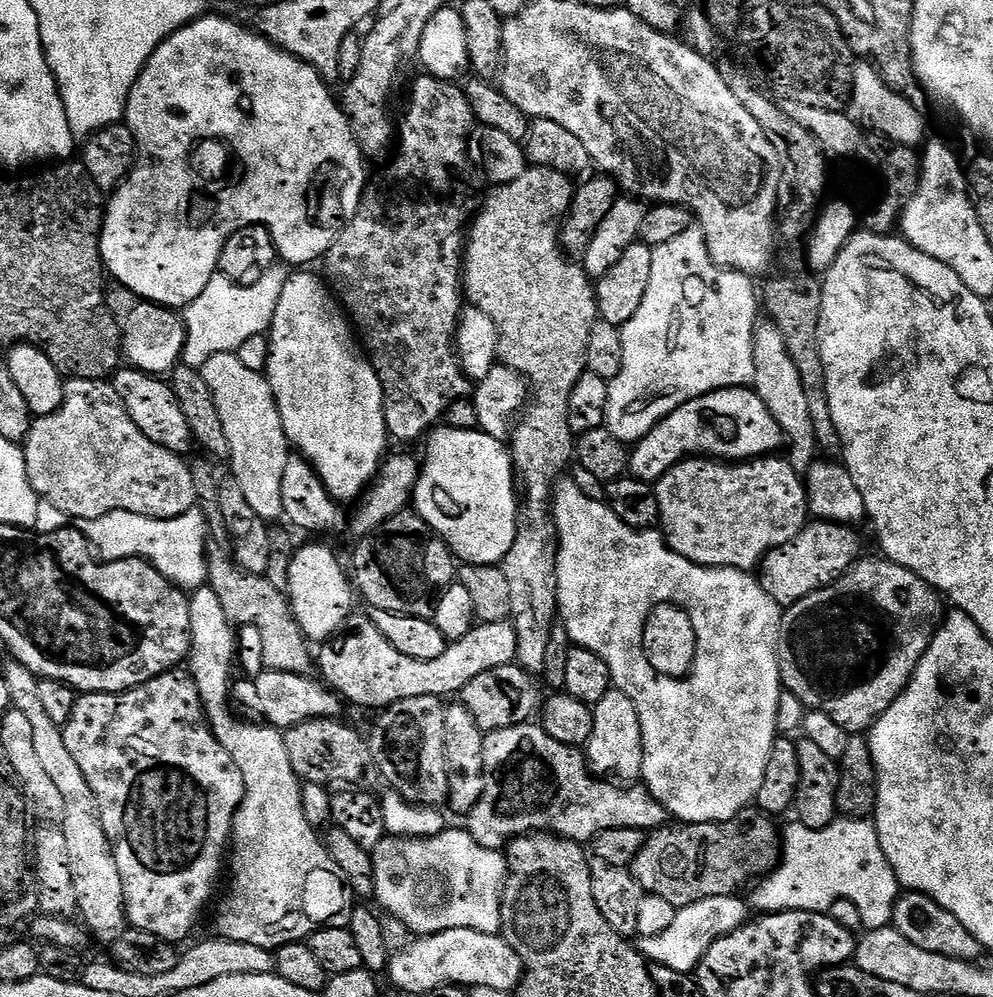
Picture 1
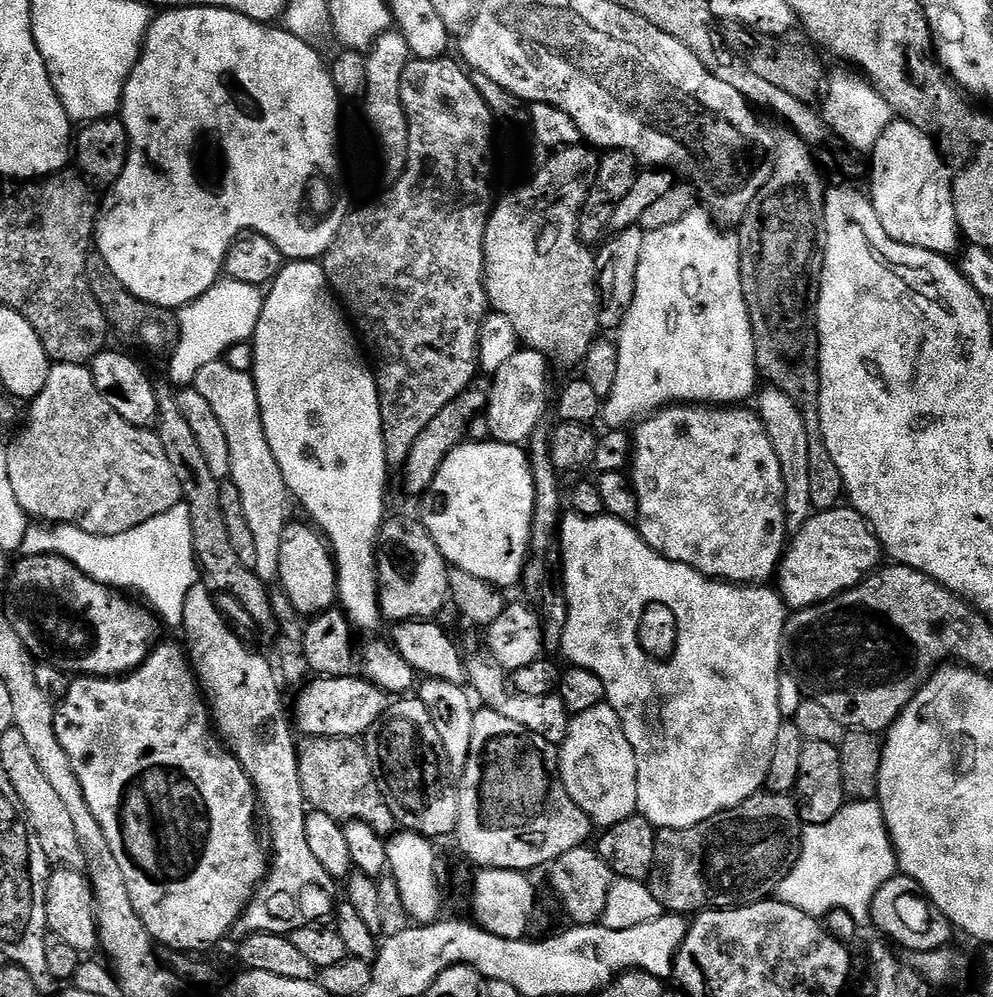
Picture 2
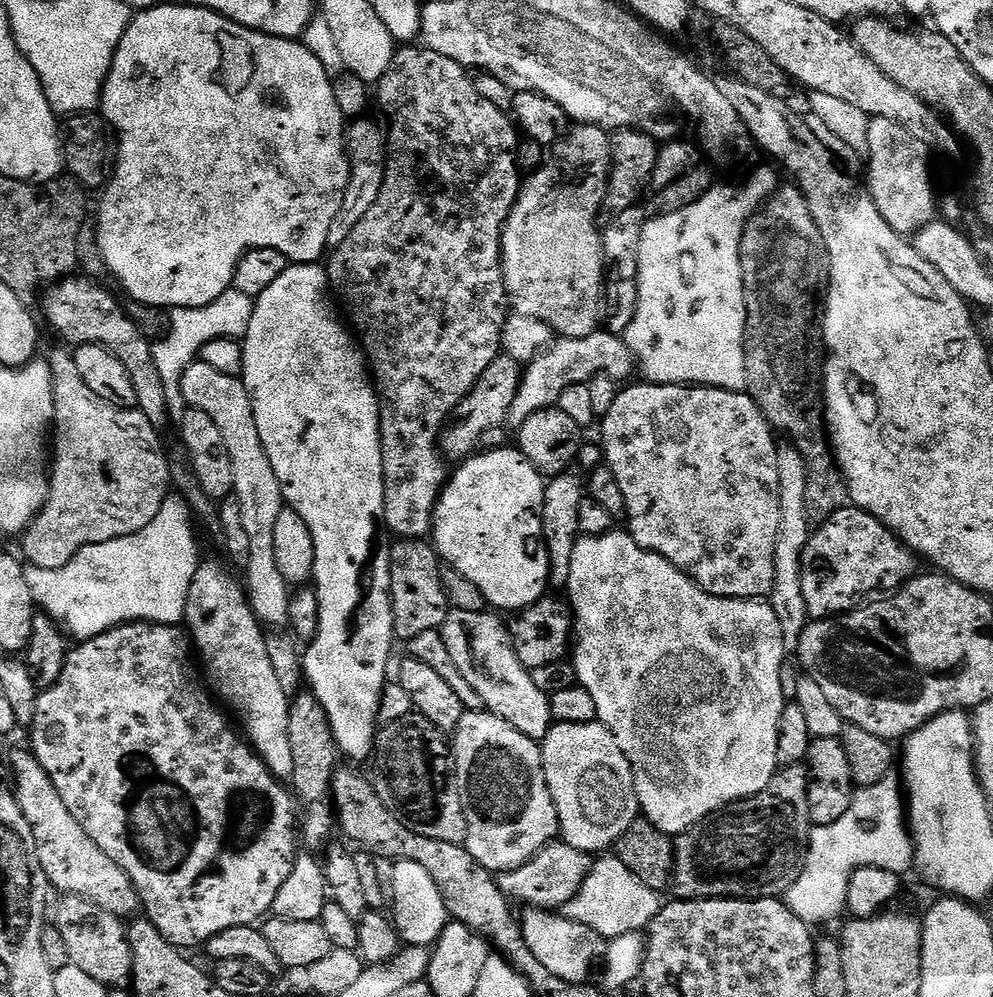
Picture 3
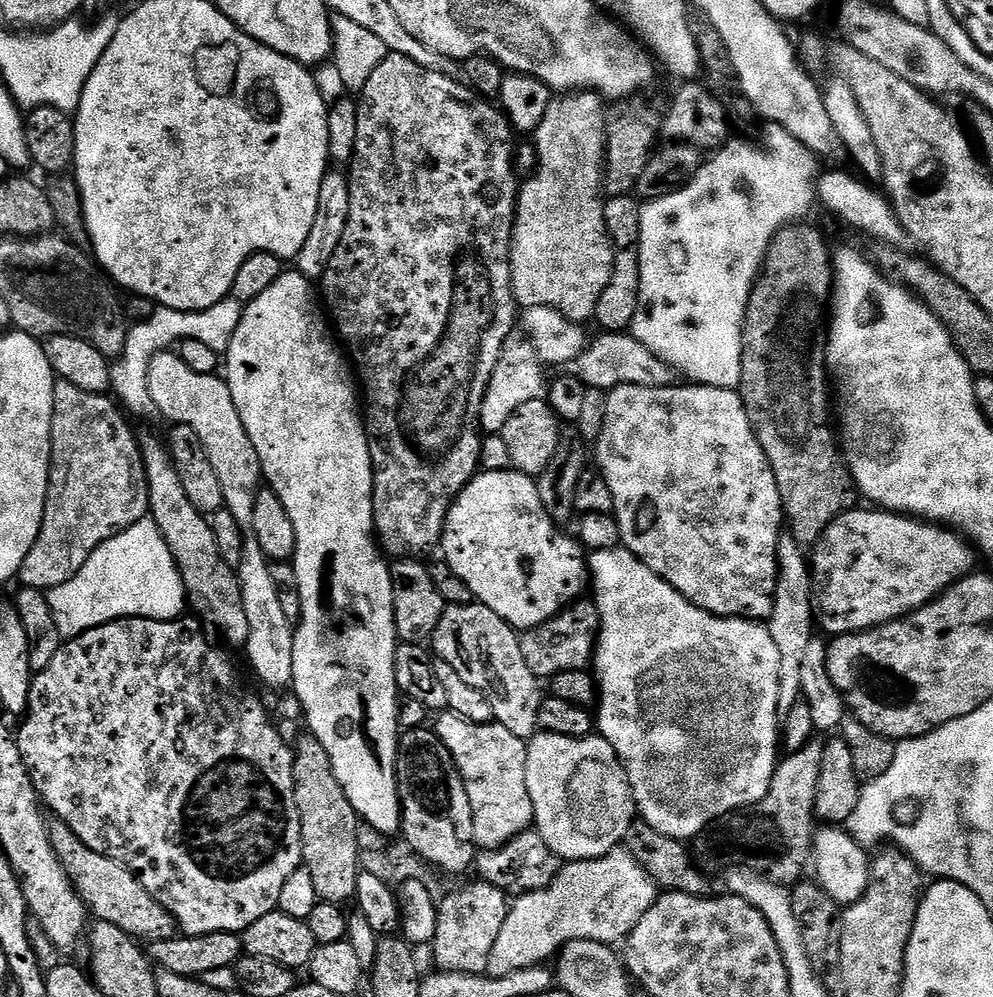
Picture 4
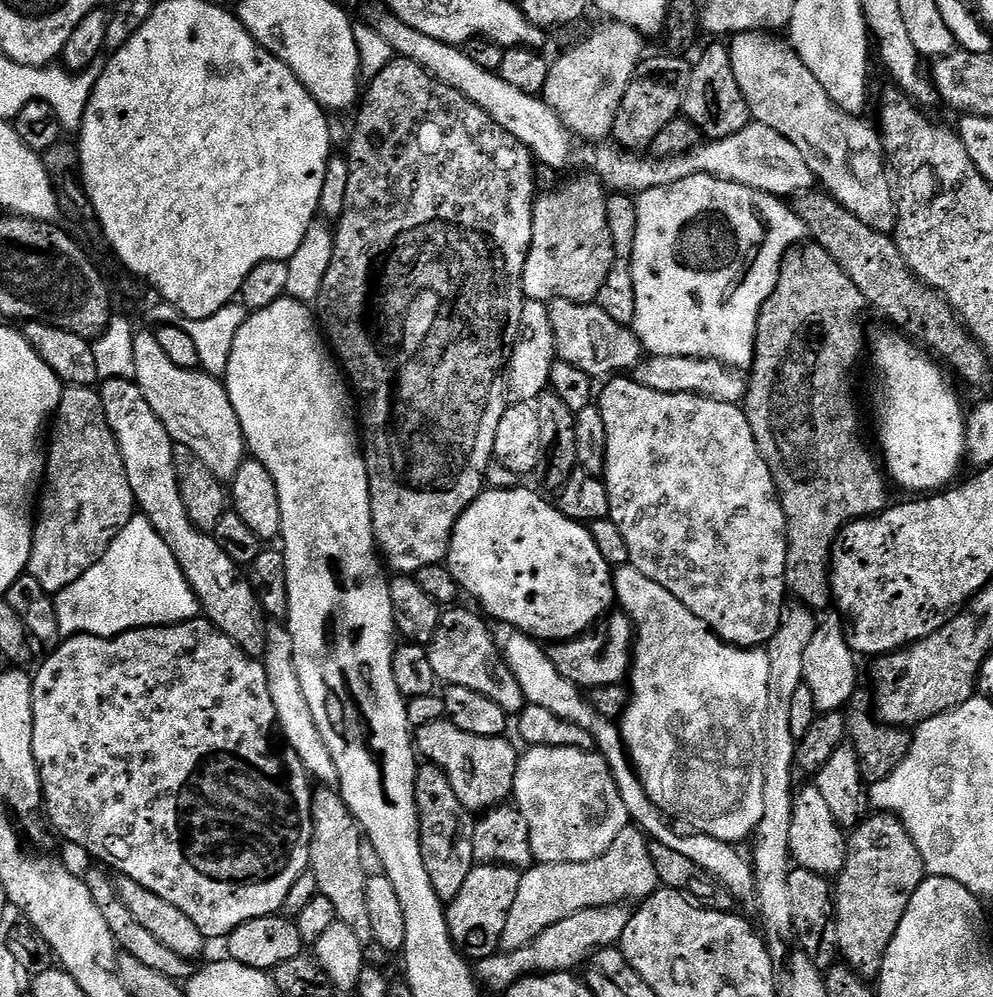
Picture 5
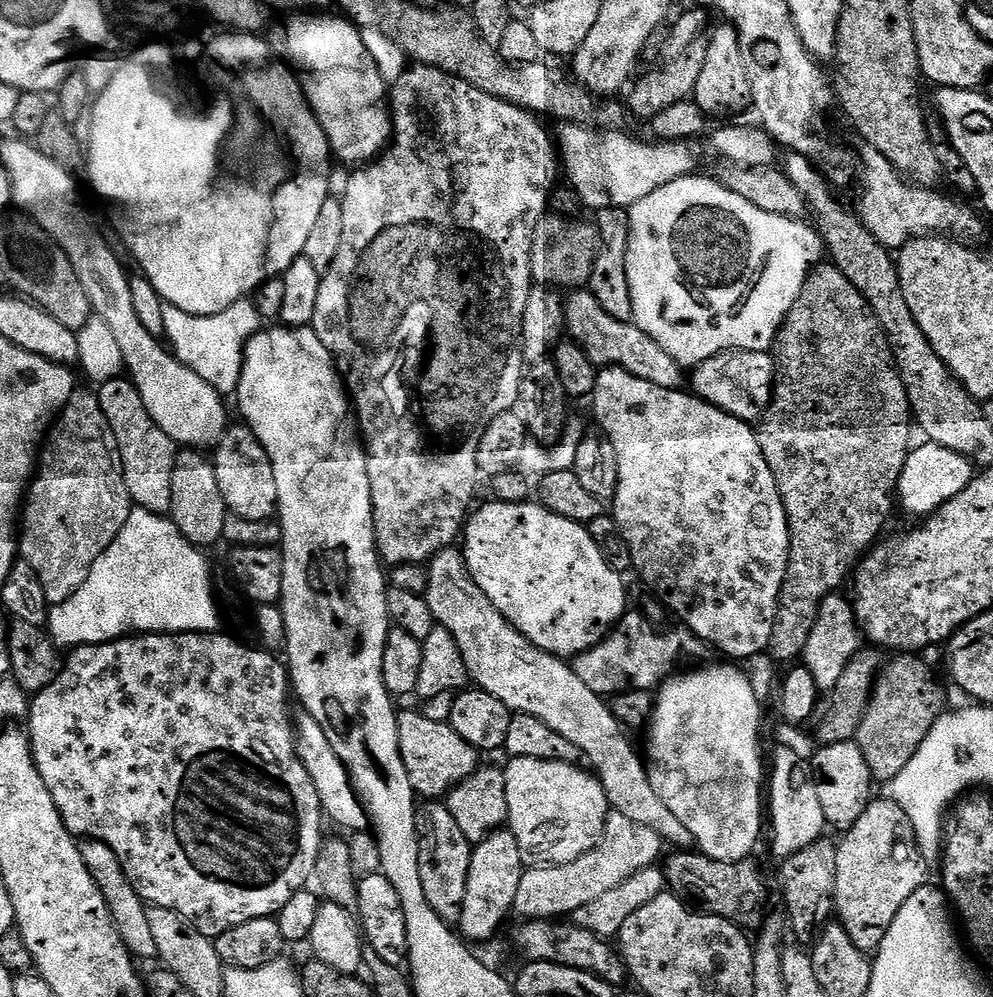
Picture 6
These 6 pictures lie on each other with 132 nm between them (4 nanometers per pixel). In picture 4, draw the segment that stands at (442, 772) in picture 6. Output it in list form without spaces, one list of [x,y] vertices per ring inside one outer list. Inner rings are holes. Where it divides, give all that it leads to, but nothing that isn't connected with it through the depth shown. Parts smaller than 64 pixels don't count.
[[[445,710],[435,717],[436,737],[450,750],[460,771],[474,814],[474,838],[480,850],[495,850],[510,843],[515,836],[529,831],[534,824],[534,806],[526,790],[526,754],[528,745],[506,726],[498,723],[471,724],[457,712]]]

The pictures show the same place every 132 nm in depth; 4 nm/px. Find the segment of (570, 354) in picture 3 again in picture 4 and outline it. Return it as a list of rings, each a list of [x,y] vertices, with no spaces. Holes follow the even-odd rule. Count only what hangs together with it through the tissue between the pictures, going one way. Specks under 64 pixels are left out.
[[[600,334],[593,339],[582,355],[566,365],[567,375],[577,376],[588,389],[603,388],[611,390],[618,386],[650,386],[667,388],[673,383],[674,369],[662,358],[658,358],[642,342],[630,334]]]

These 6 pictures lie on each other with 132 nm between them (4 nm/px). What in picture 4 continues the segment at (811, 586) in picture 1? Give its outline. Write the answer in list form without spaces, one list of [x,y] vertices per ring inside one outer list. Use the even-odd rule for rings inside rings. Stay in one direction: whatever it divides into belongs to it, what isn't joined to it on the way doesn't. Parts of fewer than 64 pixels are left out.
[[[887,510],[856,511],[843,512],[823,532],[810,552],[814,620],[819,631],[821,628],[825,632],[825,637],[835,638],[865,632],[892,620],[902,620],[941,596],[946,589],[973,571],[972,563],[975,562],[977,553],[959,531]]]

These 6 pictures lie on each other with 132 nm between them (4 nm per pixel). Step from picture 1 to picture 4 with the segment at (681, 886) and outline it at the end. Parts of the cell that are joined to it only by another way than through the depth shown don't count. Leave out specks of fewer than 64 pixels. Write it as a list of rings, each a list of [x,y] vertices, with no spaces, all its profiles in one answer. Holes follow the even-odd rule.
[[[820,742],[787,753],[777,763],[766,798],[747,810],[732,812],[714,821],[691,841],[690,851],[697,865],[704,870],[745,868],[775,884],[795,885],[803,877],[800,875],[804,867],[807,864],[809,867],[812,860],[812,824],[816,820],[816,795],[823,754],[824,744]]]

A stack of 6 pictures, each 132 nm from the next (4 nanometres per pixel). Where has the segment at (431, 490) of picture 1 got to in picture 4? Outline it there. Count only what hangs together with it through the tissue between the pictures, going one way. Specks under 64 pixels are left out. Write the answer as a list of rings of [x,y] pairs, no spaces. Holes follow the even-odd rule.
[[[515,470],[481,471],[473,476],[450,506],[444,523],[442,560],[455,576],[470,586],[479,603],[494,610],[494,614],[511,628],[523,630],[542,626],[542,622],[557,616],[561,608],[575,604],[590,588],[590,564],[585,549],[571,535],[563,536],[560,532],[563,531],[543,508],[539,486],[533,477]]]

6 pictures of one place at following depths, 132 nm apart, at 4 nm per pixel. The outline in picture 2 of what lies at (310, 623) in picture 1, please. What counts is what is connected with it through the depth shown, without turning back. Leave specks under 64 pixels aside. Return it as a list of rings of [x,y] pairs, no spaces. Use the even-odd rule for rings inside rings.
[[[289,522],[284,527],[282,551],[278,557],[278,574],[280,575],[279,587],[305,617],[311,618],[326,612],[337,603],[336,561],[327,540],[311,523]]]

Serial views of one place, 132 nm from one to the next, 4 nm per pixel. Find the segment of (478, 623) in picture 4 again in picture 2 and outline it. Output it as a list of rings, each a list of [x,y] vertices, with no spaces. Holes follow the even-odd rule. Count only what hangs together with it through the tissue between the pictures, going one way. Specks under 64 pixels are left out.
[[[491,654],[483,655],[472,657],[469,655],[466,660],[468,684],[478,700],[478,695],[480,695],[481,701],[479,700],[479,703],[483,707],[502,714],[502,718],[510,718],[510,722],[518,722],[518,726],[526,726],[526,730],[540,735],[541,738],[546,738],[546,742],[557,746],[563,744],[568,733],[570,713],[562,702],[560,695],[531,696],[516,691],[512,686],[509,673],[504,671],[504,667],[497,662],[495,656]]]

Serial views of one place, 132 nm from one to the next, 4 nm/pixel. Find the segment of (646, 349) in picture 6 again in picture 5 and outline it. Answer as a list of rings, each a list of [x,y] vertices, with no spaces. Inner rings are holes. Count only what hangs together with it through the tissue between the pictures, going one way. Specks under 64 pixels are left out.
[[[554,300],[548,304],[550,326],[554,326],[556,355],[570,366],[578,366],[593,378],[612,378],[617,374],[628,374],[635,369],[645,355],[640,339],[626,324],[614,322],[596,303],[579,304],[569,300]]]

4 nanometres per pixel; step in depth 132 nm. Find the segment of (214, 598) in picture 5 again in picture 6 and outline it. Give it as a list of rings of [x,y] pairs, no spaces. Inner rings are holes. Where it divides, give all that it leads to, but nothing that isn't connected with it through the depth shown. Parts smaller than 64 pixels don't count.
[[[117,378],[101,384],[98,388],[98,395],[102,414],[106,414],[106,422],[110,422],[110,430],[114,430],[116,435],[122,474],[126,478],[126,490],[130,494],[133,505],[167,517],[172,511],[170,474],[174,474],[177,444],[156,425],[154,418],[150,418],[131,379]]]

